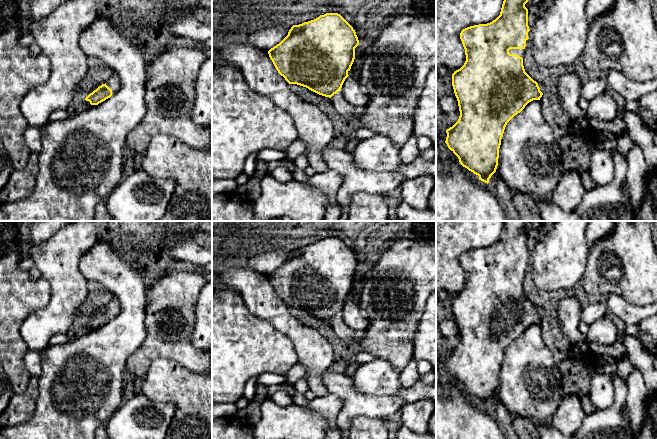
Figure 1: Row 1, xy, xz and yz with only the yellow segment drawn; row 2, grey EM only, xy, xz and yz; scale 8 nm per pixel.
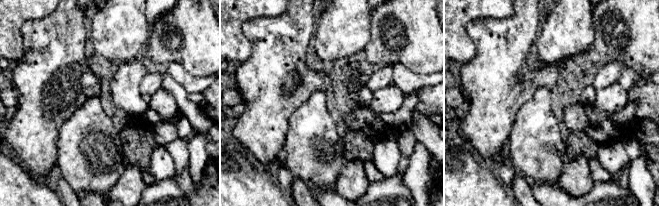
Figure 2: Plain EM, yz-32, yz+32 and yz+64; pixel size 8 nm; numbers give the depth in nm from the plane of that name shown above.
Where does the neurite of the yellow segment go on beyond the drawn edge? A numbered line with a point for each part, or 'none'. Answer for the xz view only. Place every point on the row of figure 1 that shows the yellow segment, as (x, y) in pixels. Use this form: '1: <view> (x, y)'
1: xz (349, 113)

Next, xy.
1: xy (114, 83)

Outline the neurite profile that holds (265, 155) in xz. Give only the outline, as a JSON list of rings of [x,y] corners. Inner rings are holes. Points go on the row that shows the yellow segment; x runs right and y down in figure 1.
[[[262,149],[257,153],[256,162],[269,163],[287,158],[286,151],[275,149]]]

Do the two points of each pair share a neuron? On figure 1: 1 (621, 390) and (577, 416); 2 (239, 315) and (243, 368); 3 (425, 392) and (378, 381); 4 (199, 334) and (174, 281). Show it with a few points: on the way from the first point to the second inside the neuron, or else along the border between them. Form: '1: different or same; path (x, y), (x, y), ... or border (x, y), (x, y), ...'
1: different; border (586, 415), (579, 428)
2: same; path (239, 328), (239, 355)
3: same; path (413, 392), (401, 392), (390, 385)
4: different; border (197, 302), (191, 335), (194, 348)

